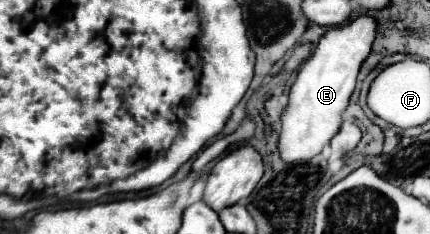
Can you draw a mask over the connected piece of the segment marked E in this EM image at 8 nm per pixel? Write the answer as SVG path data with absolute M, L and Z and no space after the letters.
M359 16L351 24L331 28L323 34L313 56L307 58L299 68L297 80L291 86L289 106L281 116L283 128L279 136L279 150L283 160L309 160L335 136L341 126L341 112L347 108L359 68L371 52L375 34L377 24L371 16Z

